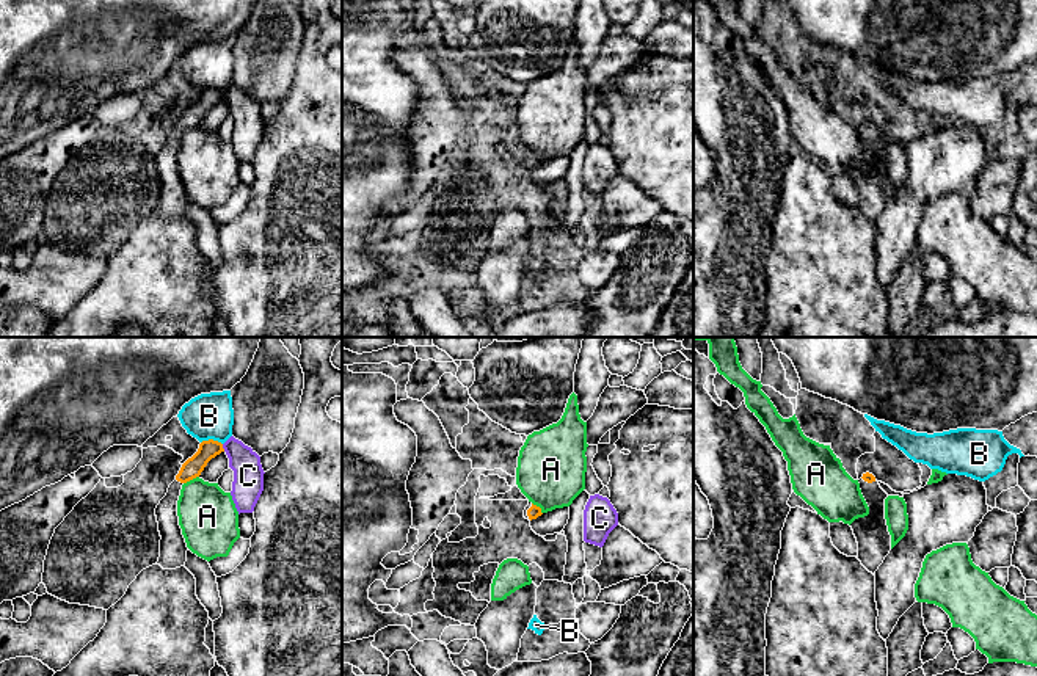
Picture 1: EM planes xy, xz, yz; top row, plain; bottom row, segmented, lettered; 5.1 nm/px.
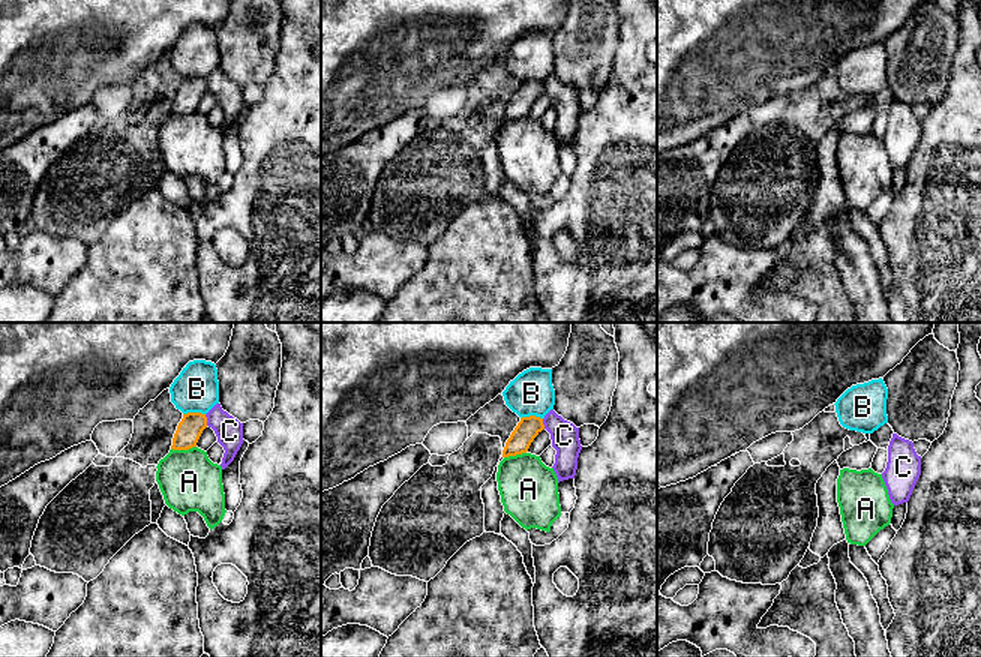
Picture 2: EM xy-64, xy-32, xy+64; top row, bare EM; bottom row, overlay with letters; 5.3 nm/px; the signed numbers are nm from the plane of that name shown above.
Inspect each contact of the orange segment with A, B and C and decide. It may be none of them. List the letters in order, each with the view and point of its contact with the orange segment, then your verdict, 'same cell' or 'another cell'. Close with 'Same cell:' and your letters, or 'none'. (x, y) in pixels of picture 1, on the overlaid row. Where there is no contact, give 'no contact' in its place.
A: contact xy (190, 479); another cell
B: contact xy (212, 439); another cell
C: contact xy (221, 447); another cell
Same cell: none

